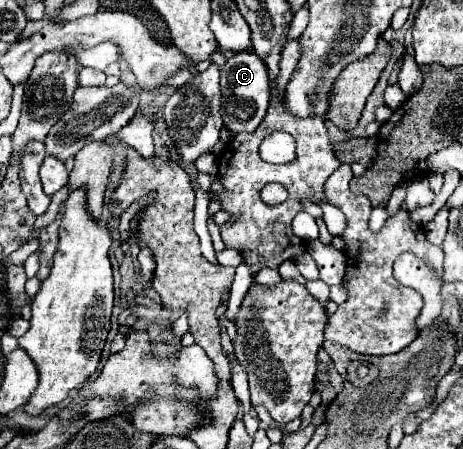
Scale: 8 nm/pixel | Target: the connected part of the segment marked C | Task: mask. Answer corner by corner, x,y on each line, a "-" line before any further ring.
236,53
232,55
224,69
220,71
220,87
222,87
222,121
228,131
236,133
252,133
264,119
270,99
270,83
264,61
254,53

